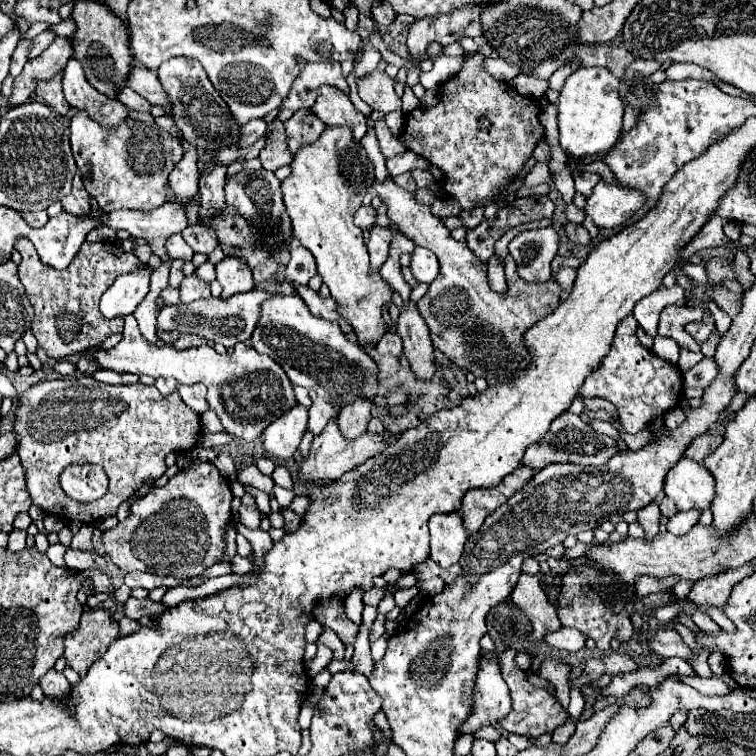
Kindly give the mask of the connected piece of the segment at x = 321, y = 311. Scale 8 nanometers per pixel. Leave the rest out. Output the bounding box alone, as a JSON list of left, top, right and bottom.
[296,285,354,335]

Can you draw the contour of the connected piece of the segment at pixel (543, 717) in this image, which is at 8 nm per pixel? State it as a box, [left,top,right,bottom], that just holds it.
[498,649,566,737]

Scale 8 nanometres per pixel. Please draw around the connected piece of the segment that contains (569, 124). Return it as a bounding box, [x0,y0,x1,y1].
[558,67,624,159]

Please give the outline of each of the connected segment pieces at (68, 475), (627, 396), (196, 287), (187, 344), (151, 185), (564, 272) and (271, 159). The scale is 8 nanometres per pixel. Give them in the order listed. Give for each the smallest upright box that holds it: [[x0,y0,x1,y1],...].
[[60,465,108,503],[579,315,682,433],[180,275,210,305],[174,333,206,349],[70,111,184,211],[554,267,576,291],[260,119,292,171]]

